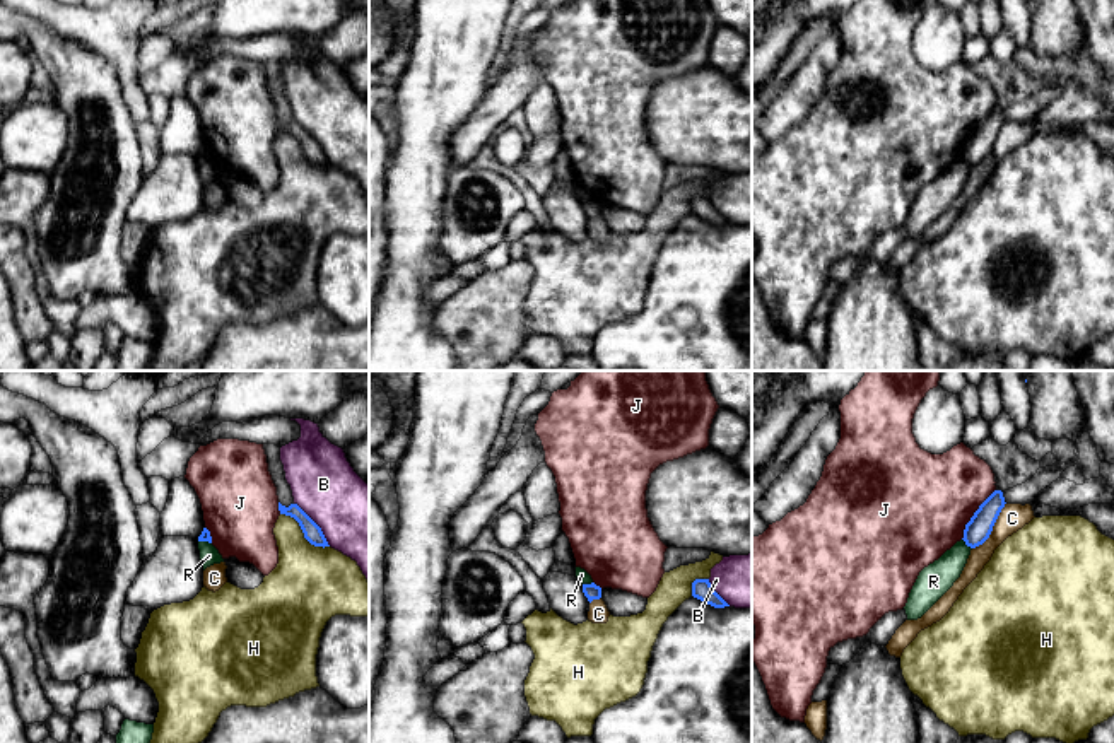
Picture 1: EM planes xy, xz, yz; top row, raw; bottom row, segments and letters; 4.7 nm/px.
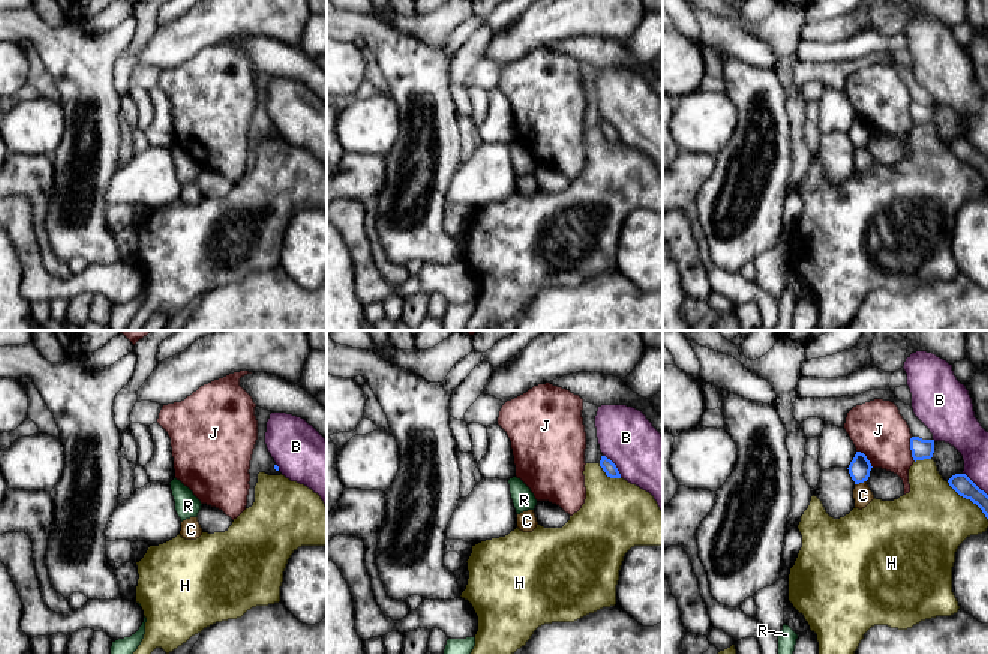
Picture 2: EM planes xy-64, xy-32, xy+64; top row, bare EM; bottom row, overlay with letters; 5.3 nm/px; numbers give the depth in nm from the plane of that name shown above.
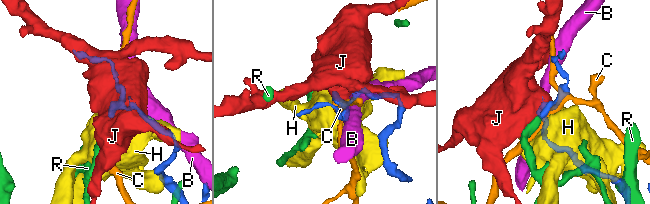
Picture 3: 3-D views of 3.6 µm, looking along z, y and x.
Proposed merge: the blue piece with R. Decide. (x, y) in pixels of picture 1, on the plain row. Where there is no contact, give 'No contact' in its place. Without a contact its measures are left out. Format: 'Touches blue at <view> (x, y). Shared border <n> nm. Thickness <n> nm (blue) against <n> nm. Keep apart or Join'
Touches blue at yz (966, 161). Shared border 70 nm. Thickness 120 nm (blue) against 160 nm. Keep apart

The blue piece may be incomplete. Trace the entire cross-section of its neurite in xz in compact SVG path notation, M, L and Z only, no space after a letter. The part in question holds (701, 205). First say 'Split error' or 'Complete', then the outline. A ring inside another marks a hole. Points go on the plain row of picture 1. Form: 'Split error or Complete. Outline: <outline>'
Complete. Outline: M695 196L692 200L692 214L714 224L714 225L724 225L730 224L711 203L709 196Z

